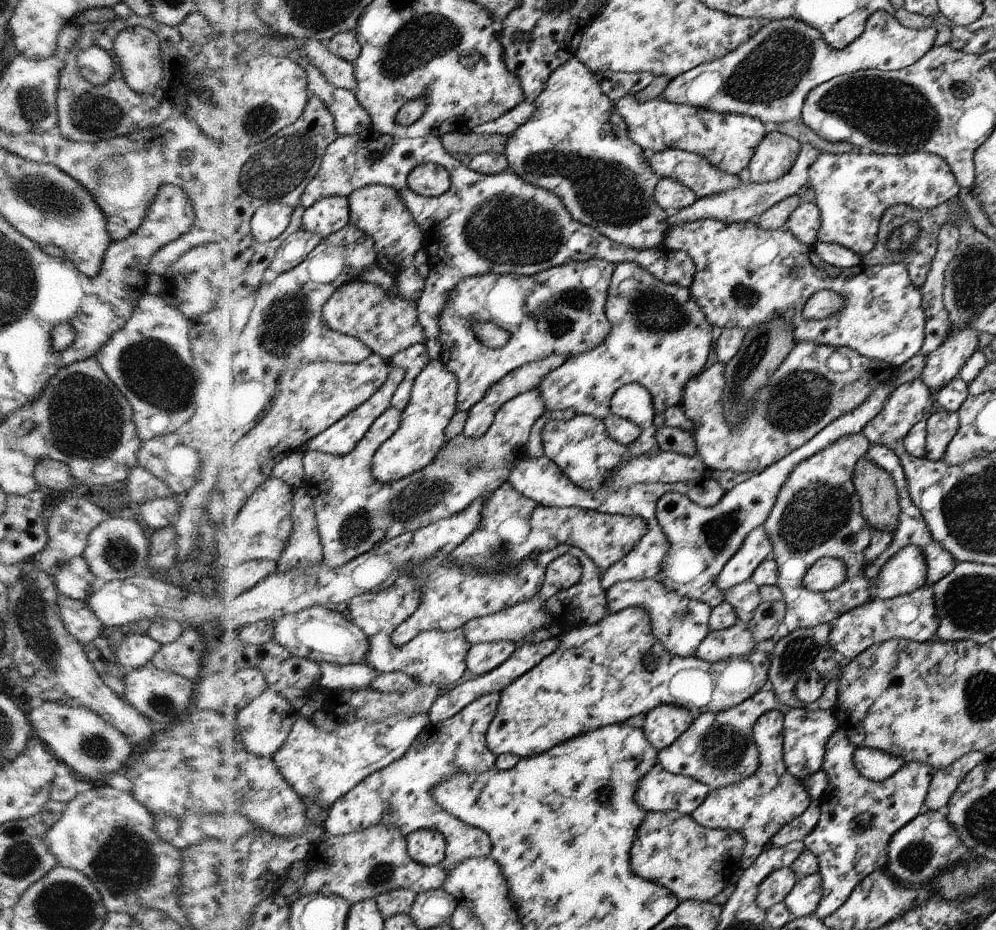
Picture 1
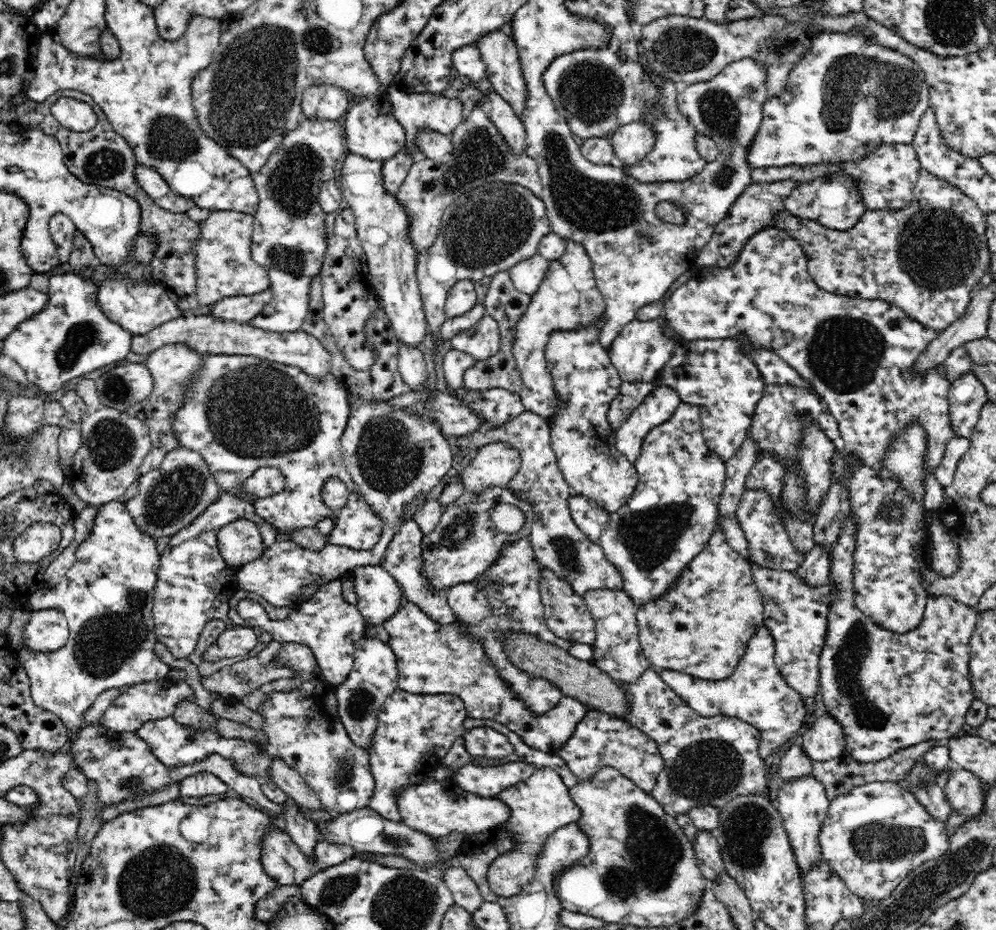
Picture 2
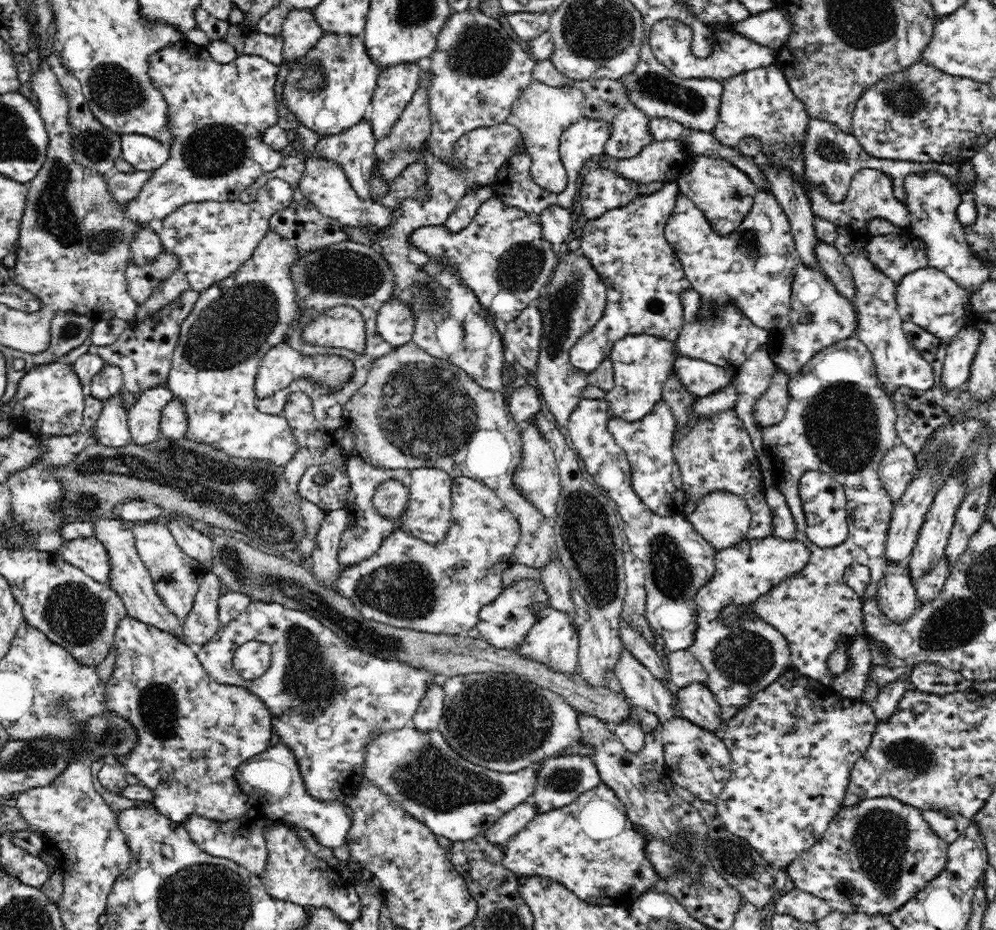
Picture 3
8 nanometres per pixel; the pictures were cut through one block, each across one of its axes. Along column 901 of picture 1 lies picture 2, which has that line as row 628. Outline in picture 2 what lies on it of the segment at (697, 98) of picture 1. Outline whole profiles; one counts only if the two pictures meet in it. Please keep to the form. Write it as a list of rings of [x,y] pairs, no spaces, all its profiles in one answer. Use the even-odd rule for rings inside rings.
[[[36,610],[30,614],[30,622],[24,628],[24,647],[35,653],[52,653],[66,646],[69,625],[58,610]]]

